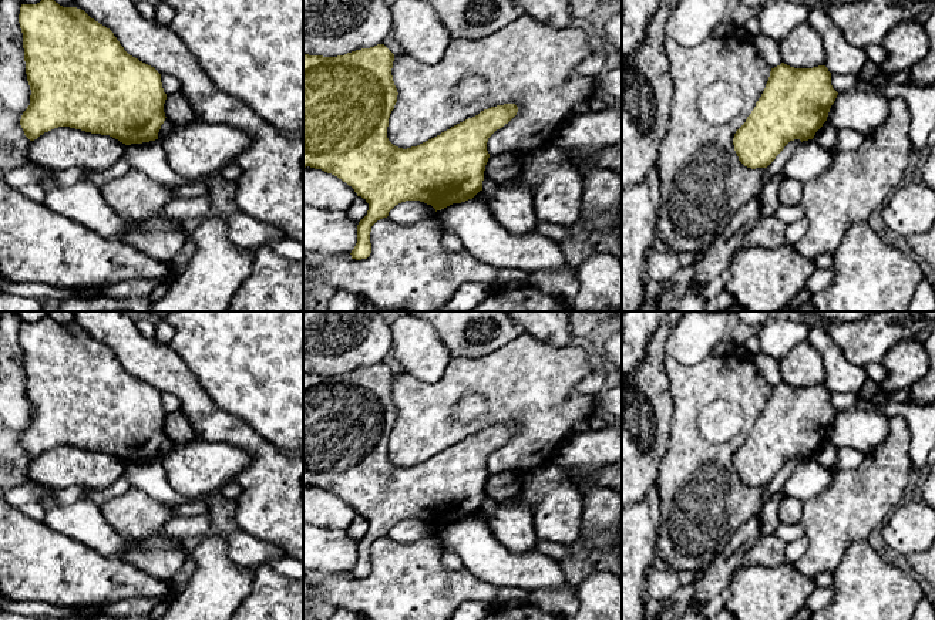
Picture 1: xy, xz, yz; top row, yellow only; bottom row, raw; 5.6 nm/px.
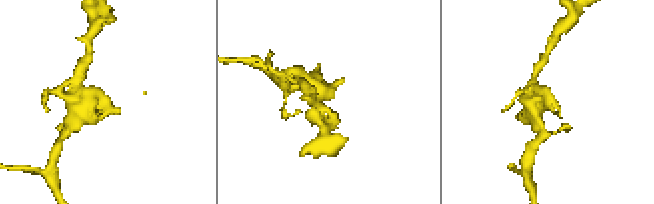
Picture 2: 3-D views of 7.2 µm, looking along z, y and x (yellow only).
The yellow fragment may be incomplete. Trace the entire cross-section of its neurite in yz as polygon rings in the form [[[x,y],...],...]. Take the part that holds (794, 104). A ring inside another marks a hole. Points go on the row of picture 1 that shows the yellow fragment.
[[[781,63],[771,68],[754,109],[734,134],[733,145],[739,161],[751,169],[767,168],[790,141],[813,139],[827,121],[837,95],[831,85],[831,73],[825,65],[794,68]]]

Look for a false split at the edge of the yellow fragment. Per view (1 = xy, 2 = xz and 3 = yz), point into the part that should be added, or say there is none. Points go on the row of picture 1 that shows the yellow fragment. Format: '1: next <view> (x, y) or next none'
1: next none
2: next none
3: next none

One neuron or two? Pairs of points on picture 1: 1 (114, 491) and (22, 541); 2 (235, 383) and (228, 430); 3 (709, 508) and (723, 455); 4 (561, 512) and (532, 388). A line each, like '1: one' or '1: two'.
1: two
2: two
3: one
4: two

